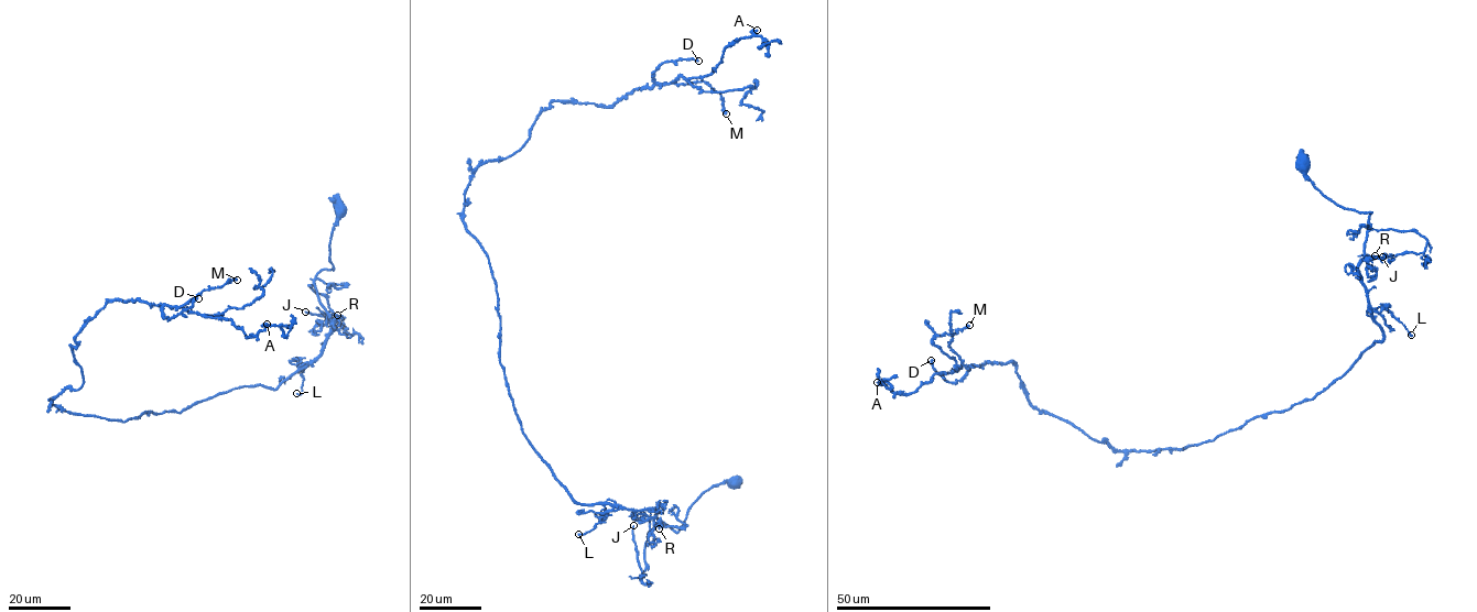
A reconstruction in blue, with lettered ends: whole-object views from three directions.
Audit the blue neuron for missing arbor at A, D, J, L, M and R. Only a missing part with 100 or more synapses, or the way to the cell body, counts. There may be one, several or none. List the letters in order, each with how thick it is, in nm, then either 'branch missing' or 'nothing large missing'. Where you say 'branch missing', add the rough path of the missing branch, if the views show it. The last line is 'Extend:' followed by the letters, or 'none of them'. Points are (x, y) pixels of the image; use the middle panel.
A: 280 nm thick; nothing large missing
D: 320 nm thick; nothing large missing
J: 170 nm thick; nothing large missing
L: 160 nm thick; nothing large missing
M: 420 nm thick; nothing large missing
R: 130 nm thick; nothing large missing
Extend: none of them

